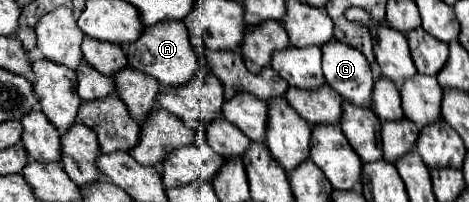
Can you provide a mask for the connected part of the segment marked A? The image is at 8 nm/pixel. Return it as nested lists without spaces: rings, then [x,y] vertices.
[[[165,21],[163,25],[143,27],[143,35],[139,37],[139,41],[127,45],[127,59],[131,67],[153,75],[165,87],[185,85],[191,77],[195,77],[195,69],[199,69],[199,57],[193,51],[189,31],[183,21]]]

